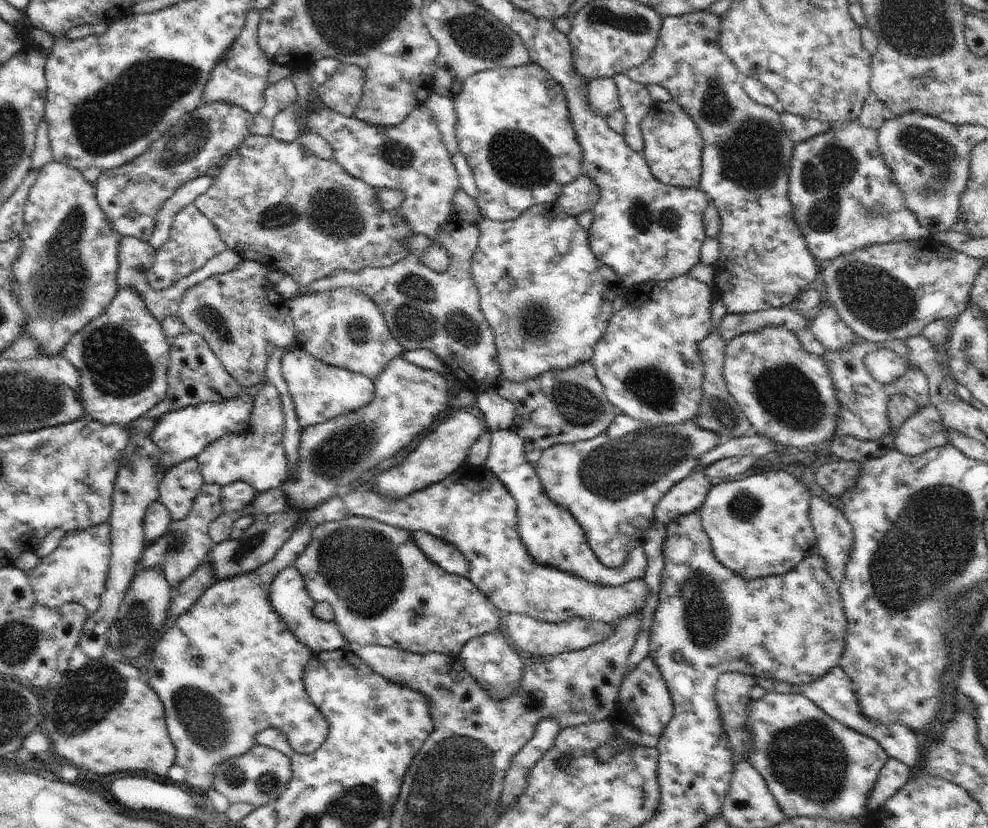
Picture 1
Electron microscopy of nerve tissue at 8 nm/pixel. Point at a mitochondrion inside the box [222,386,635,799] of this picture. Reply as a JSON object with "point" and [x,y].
{"point":[362,566]}

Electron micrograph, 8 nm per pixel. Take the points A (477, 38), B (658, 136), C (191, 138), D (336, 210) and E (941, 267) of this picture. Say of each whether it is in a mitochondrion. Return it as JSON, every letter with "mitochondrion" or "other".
{"A":"mitochondrion","B":"other","C":"mitochondrion","D":"mitochondrion","E":"other"}

